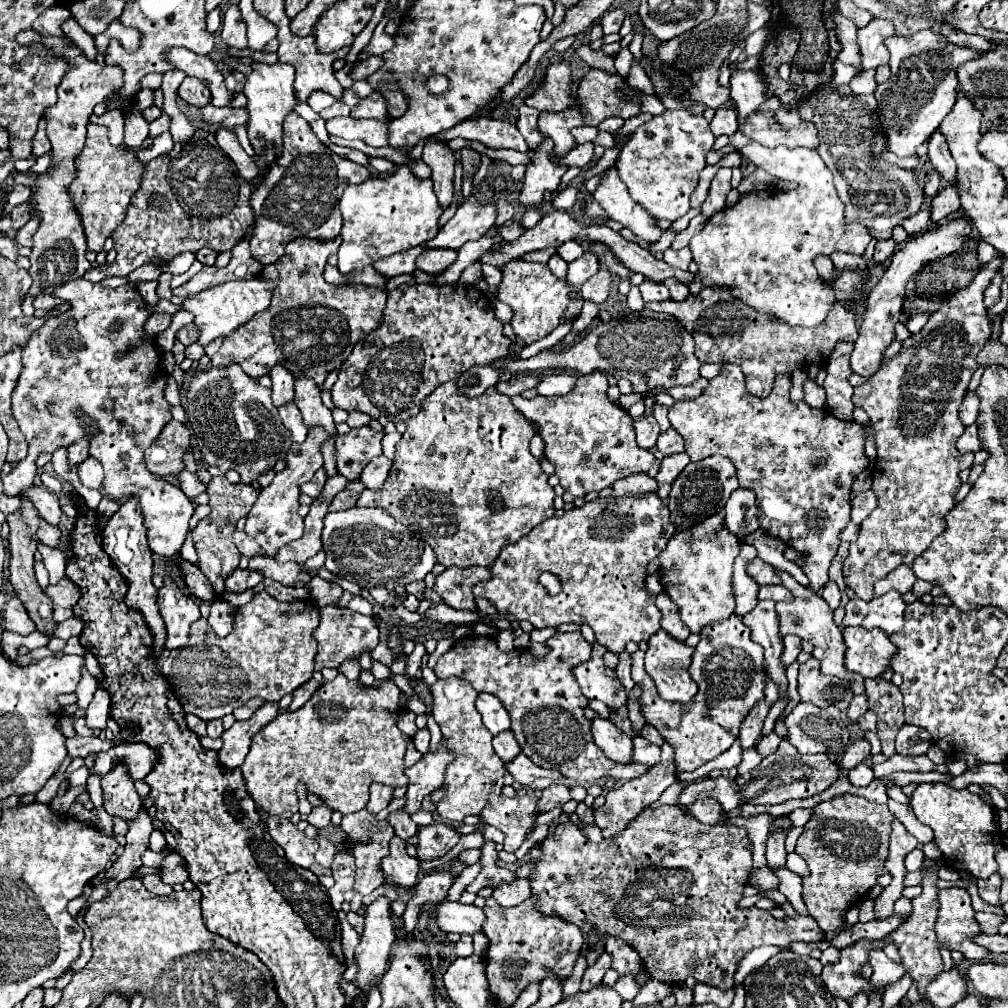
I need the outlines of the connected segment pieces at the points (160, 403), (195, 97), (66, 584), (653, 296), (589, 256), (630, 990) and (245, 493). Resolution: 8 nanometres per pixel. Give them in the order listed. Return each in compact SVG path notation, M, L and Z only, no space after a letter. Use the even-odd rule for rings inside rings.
M84 278L62 284L60 288L56 288L56 296L78 298L78 302L72 304L68 312L60 314L58 318L50 318L42 328L38 328L22 350L22 372L12 392L12 414L28 442L28 456L20 460L8 476L2 478L4 494L18 496L24 488L34 484L34 476L38 474L38 468L36 468L38 454L42 452L52 454L58 448L68 448L68 444L72 444L76 438L86 434L84 428L78 424L78 418L72 412L74 408L82 408L100 428L100 434L96 434L90 440L90 456L96 458L104 466L102 494L114 500L130 498L136 494L142 504L150 550L160 556L170 558L180 552L186 540L188 522L194 514L194 508L178 486L156 480L146 470L146 464L144 464L144 450L156 440L164 424L172 420L170 404L164 400L166 374L162 370L162 356L160 352L156 352L158 348L154 348L154 342L144 338L144 324L150 316L150 312L144 308L146 302L134 290L132 282L118 286L118 288L106 288L102 284L92 284ZM114 320L122 320L120 332L108 332L108 326Z
M184 78L180 90L180 98L192 106L206 106L210 104L210 90L206 84L202 84L196 78Z
M68 578L60 580L56 586L48 586L44 592L48 592L48 596L52 598L54 604L64 606L64 608L72 608L76 604L76 600L80 600L80 590Z
M644 280L640 284L640 294L644 298L644 302L662 302L670 298L668 288L662 282L652 282L652 280Z
M584 252L578 260L570 262L568 264L568 284L572 284L574 288L580 290L582 284L600 270L600 264L598 264L598 256L594 252Z
M642 970L635 976L626 975L620 978L614 985L614 989L623 998L623 1000L633 1000L647 980L647 974Z
M216 476L206 484L208 492L208 504L210 504L210 514L198 522L198 526L192 532L192 542L198 554L196 566L204 572L204 576L210 580L212 588L216 594L224 592L224 580L238 568L240 562L240 552L232 544L232 532L236 530L236 520L244 518L252 504L256 502L258 490L248 486L248 484L230 484L224 476Z

